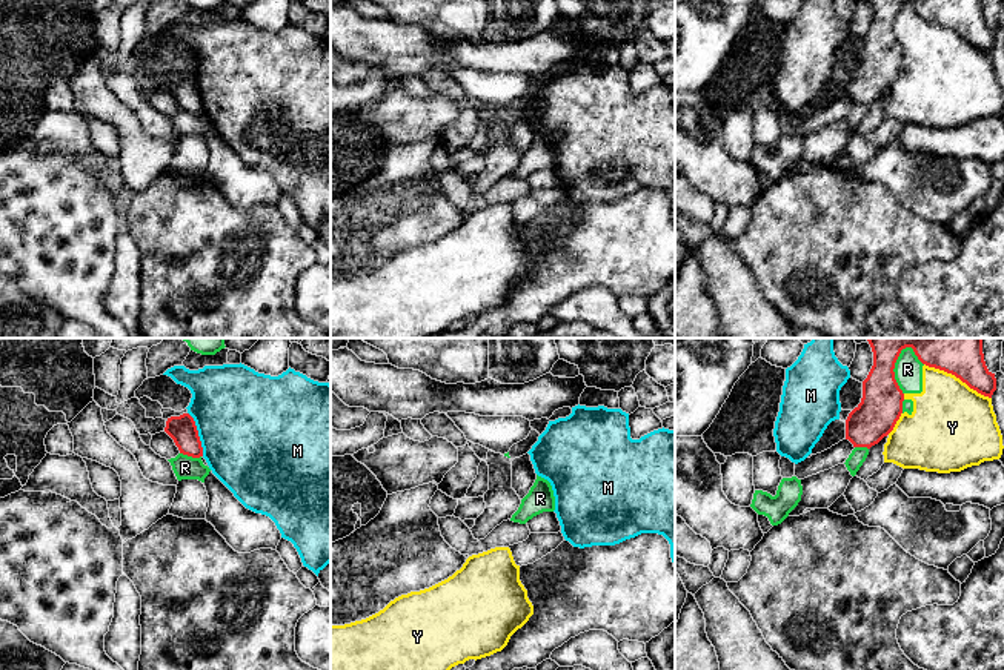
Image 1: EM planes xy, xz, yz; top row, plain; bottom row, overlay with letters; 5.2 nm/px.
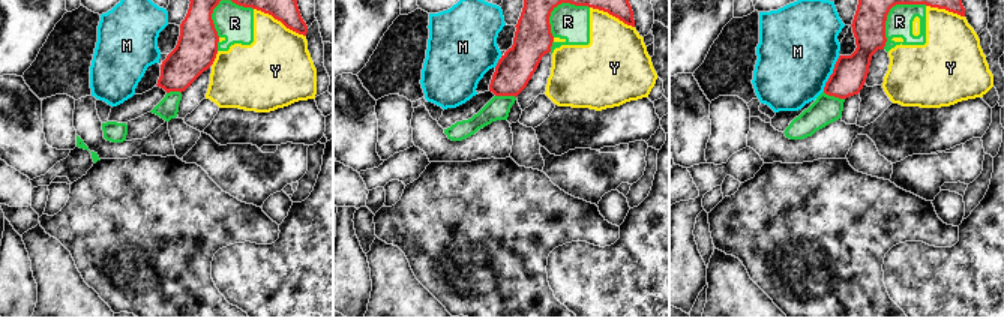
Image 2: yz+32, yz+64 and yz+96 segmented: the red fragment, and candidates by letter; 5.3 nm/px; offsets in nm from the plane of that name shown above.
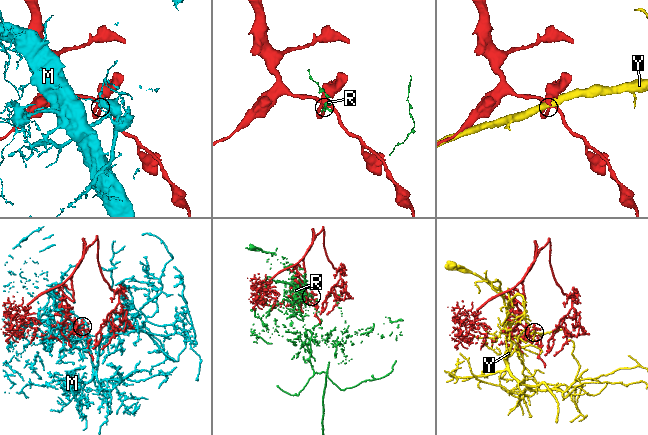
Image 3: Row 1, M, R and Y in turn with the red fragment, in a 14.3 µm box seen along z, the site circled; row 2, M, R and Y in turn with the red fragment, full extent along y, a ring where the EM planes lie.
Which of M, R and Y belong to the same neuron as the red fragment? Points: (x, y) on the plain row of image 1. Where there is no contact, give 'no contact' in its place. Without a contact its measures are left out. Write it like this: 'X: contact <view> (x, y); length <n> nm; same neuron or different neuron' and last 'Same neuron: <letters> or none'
M: contact xy (197, 89); length 240 nm; different neuron
R: contact yz (894, 23); length 260 nm; different neuron
Y: contact yz (958, 33); length 400 nm; different neuron
Same neuron: none

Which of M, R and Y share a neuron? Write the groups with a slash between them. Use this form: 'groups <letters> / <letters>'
groups M / R Y

